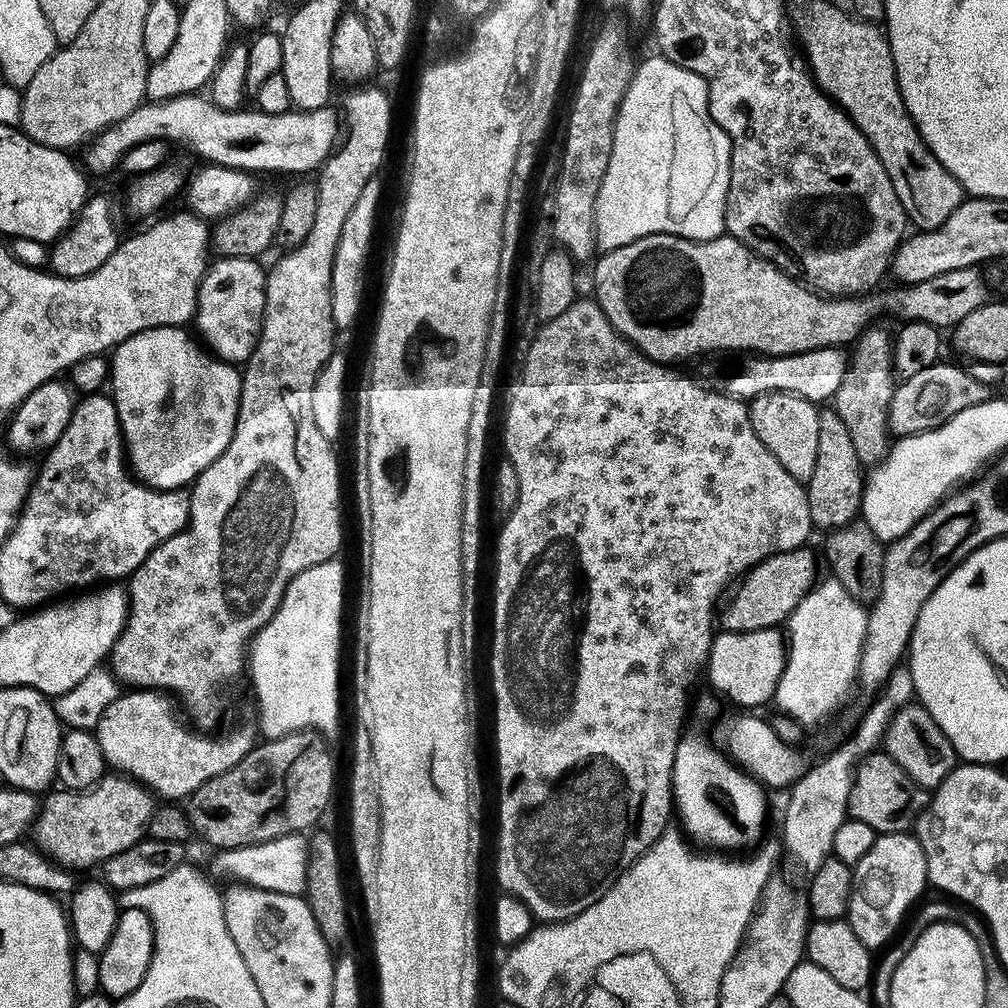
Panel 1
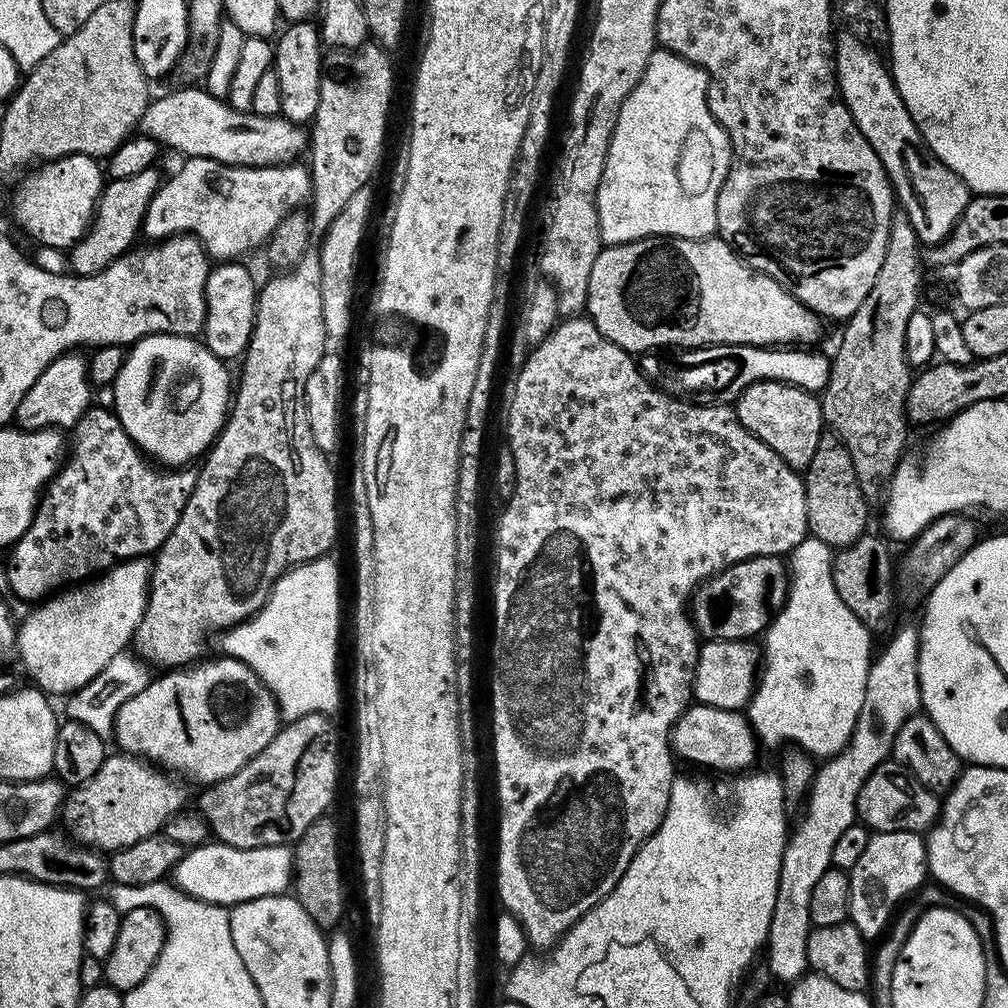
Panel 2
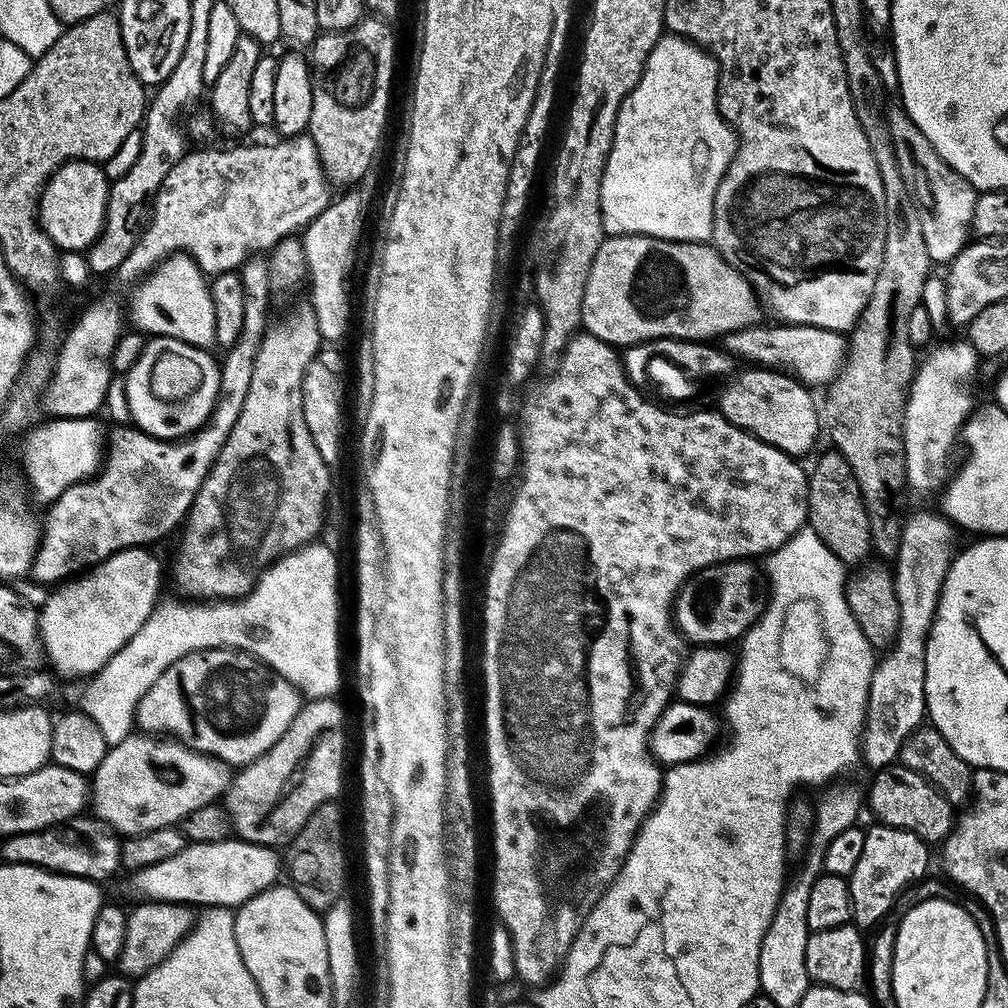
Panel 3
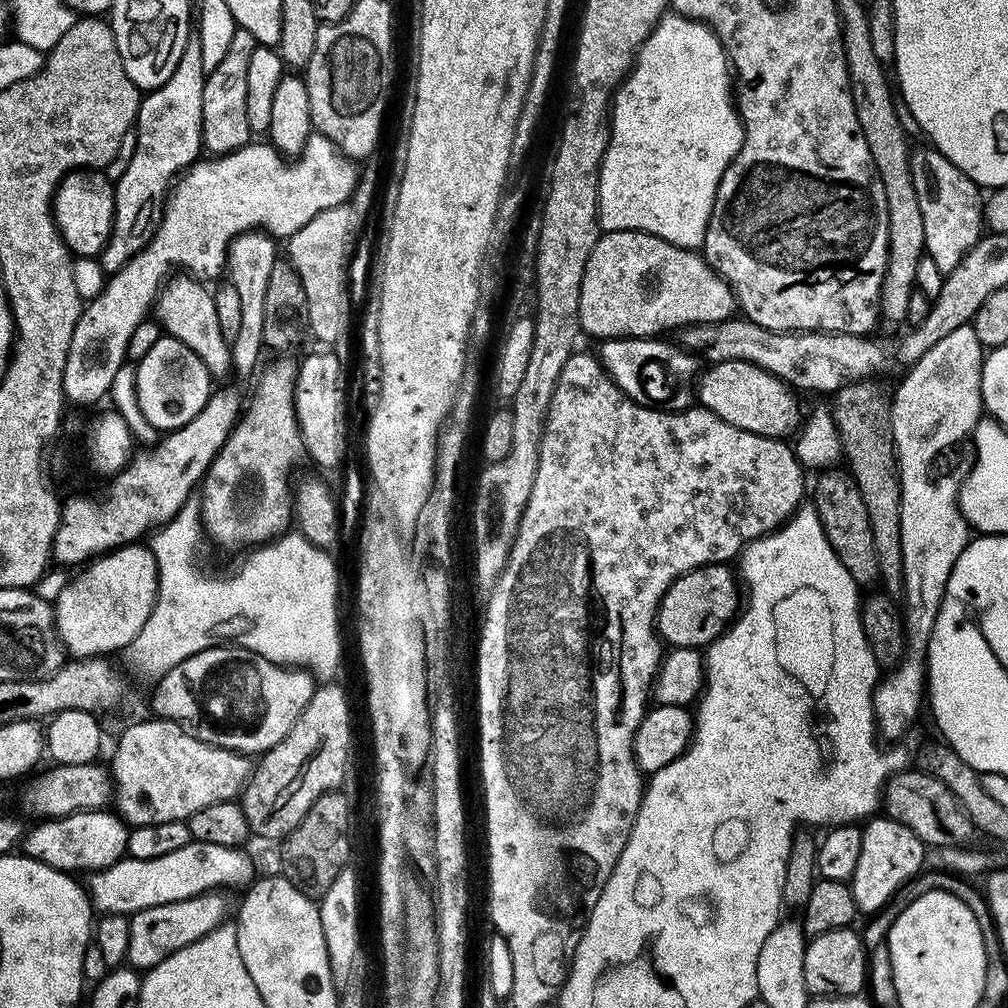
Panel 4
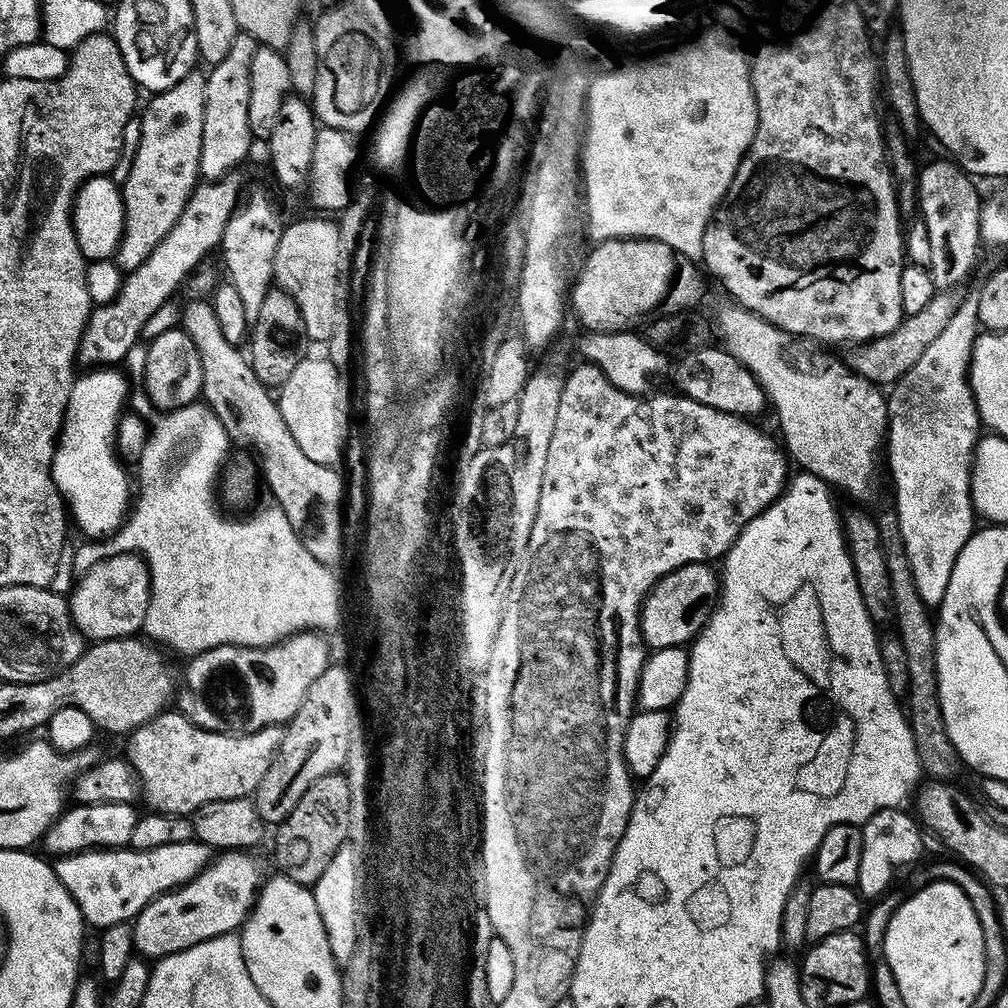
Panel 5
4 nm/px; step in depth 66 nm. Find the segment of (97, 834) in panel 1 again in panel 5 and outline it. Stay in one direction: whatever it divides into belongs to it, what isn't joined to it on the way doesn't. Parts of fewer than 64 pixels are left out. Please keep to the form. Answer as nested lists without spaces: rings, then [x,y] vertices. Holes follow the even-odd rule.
[[[165,710],[127,737],[126,759],[140,778],[140,796],[154,812],[188,816],[206,802],[251,797],[280,749],[279,727],[233,734],[198,728],[179,710]]]

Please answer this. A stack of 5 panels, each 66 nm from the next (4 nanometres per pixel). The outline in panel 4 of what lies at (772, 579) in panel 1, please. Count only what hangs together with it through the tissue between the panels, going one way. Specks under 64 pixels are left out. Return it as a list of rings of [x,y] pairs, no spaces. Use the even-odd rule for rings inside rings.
[[[727,563],[704,564],[678,577],[666,590],[656,611],[656,630],[665,645],[704,650],[727,630],[742,608],[737,573],[728,568]]]

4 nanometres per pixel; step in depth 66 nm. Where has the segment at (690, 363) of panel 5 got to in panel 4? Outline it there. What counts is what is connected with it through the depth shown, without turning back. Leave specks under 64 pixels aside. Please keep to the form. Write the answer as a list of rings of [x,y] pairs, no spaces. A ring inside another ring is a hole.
[[[724,360],[708,366],[699,375],[699,403],[732,426],[756,433],[761,438],[781,439],[799,427],[802,420],[794,395],[783,380],[745,360]]]

